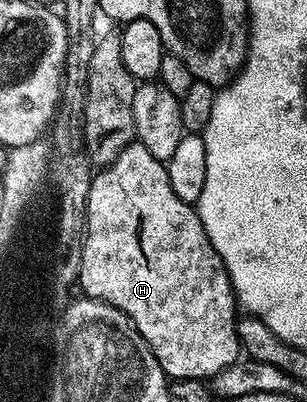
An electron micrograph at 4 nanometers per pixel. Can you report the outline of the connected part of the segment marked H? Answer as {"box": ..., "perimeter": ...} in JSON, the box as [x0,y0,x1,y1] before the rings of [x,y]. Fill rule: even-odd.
{"box":[78,142,242,381],"perimeter":[[[133,142],[125,146],[111,164],[101,167],[92,178],[88,196],[88,221],[86,235],[82,240],[81,266],[78,275],[78,287],[84,292],[83,295],[90,300],[100,300],[103,304],[114,306],[128,315],[132,325],[142,334],[142,338],[148,344],[149,350],[158,358],[165,376],[172,380],[196,379],[207,381],[216,376],[226,366],[230,366],[241,359],[242,349],[240,339],[236,333],[238,319],[238,305],[236,295],[232,293],[232,283],[228,280],[228,272],[224,269],[222,258],[214,250],[210,238],[200,221],[199,211],[193,205],[182,202],[178,194],[170,186],[170,178],[165,161],[154,158],[145,144]]]}

